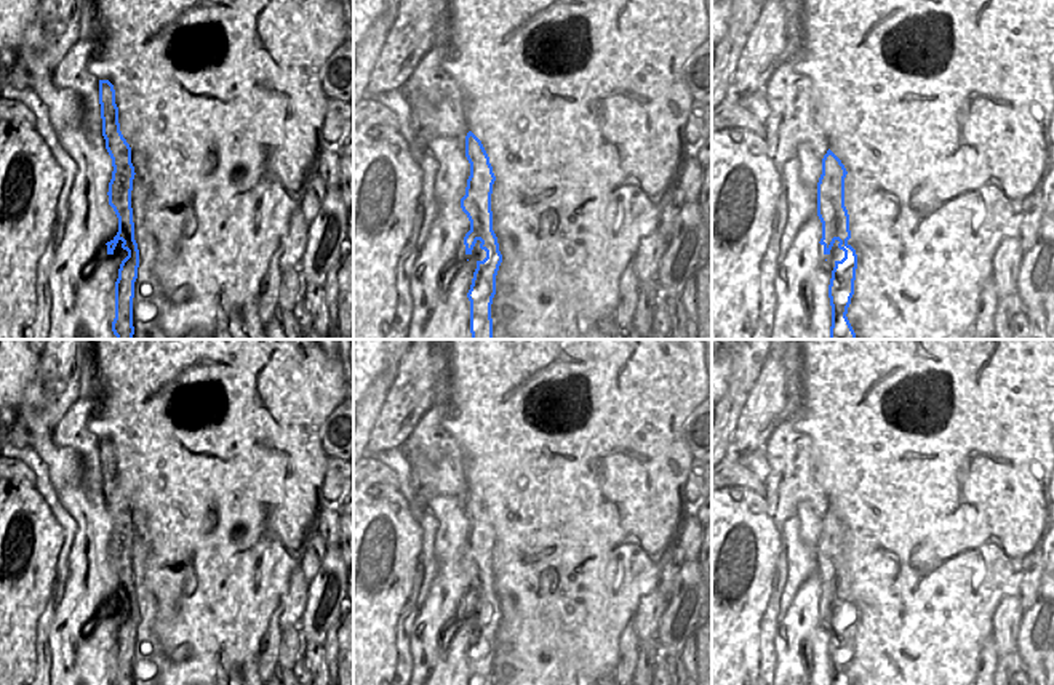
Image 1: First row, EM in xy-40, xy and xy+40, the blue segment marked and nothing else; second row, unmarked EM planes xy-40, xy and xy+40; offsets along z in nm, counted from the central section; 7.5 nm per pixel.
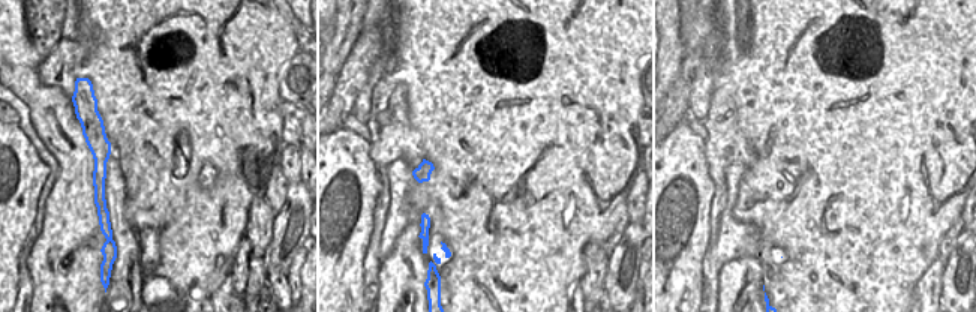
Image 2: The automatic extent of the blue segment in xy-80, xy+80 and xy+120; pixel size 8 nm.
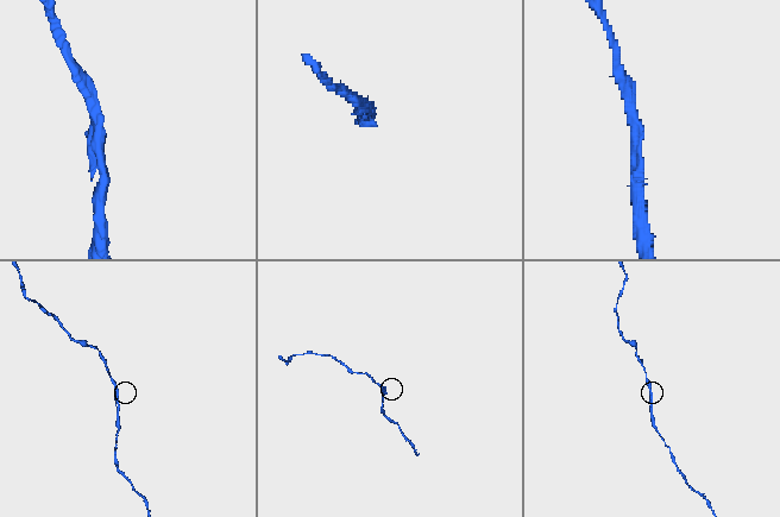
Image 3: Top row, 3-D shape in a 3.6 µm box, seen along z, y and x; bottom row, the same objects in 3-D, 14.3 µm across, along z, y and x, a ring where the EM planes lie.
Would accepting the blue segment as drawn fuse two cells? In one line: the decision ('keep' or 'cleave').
keep

